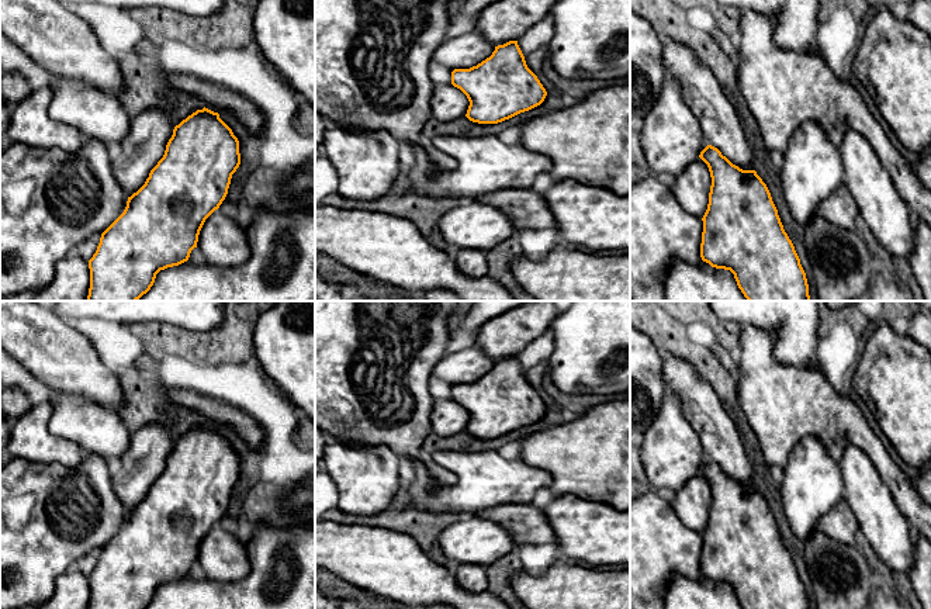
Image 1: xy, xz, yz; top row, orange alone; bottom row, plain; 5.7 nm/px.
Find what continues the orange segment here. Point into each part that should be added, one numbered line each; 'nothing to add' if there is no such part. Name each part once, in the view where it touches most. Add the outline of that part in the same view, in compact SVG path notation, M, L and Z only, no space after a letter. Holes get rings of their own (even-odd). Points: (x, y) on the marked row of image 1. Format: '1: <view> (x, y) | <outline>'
1: xy (138, 154) | M160 108L146 110L131 121L129 132L111 162L113 173L127 197L145 184L150 170L163 158L173 129L169 115Z

